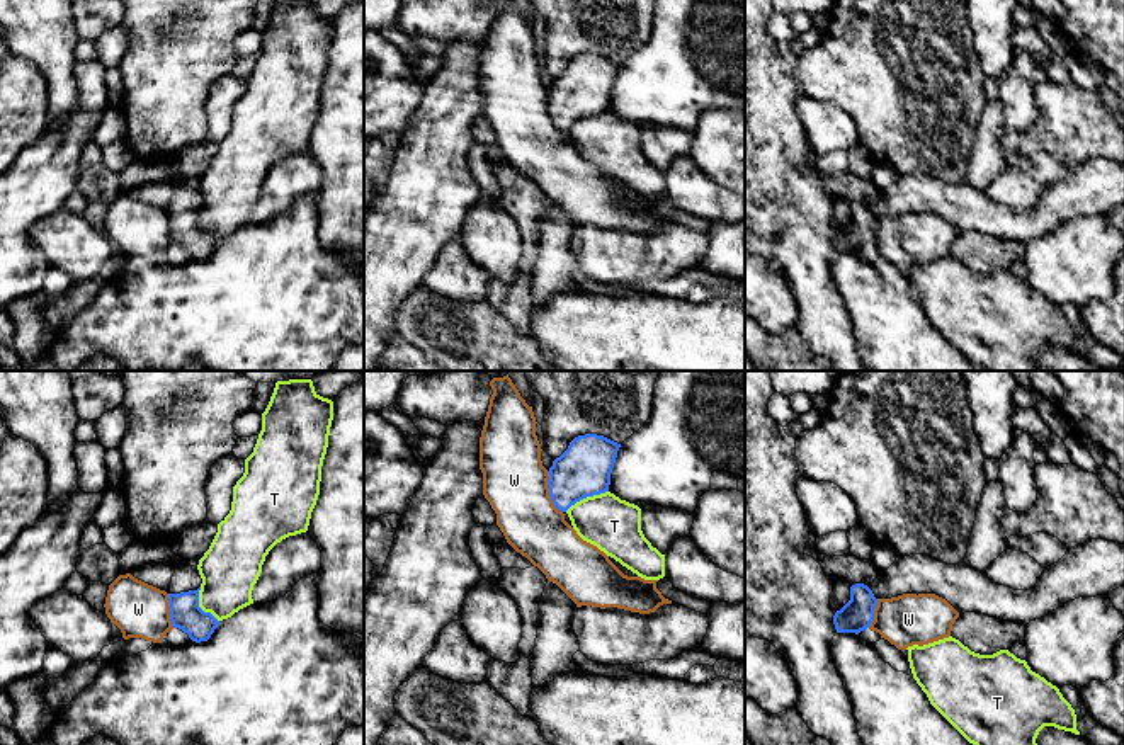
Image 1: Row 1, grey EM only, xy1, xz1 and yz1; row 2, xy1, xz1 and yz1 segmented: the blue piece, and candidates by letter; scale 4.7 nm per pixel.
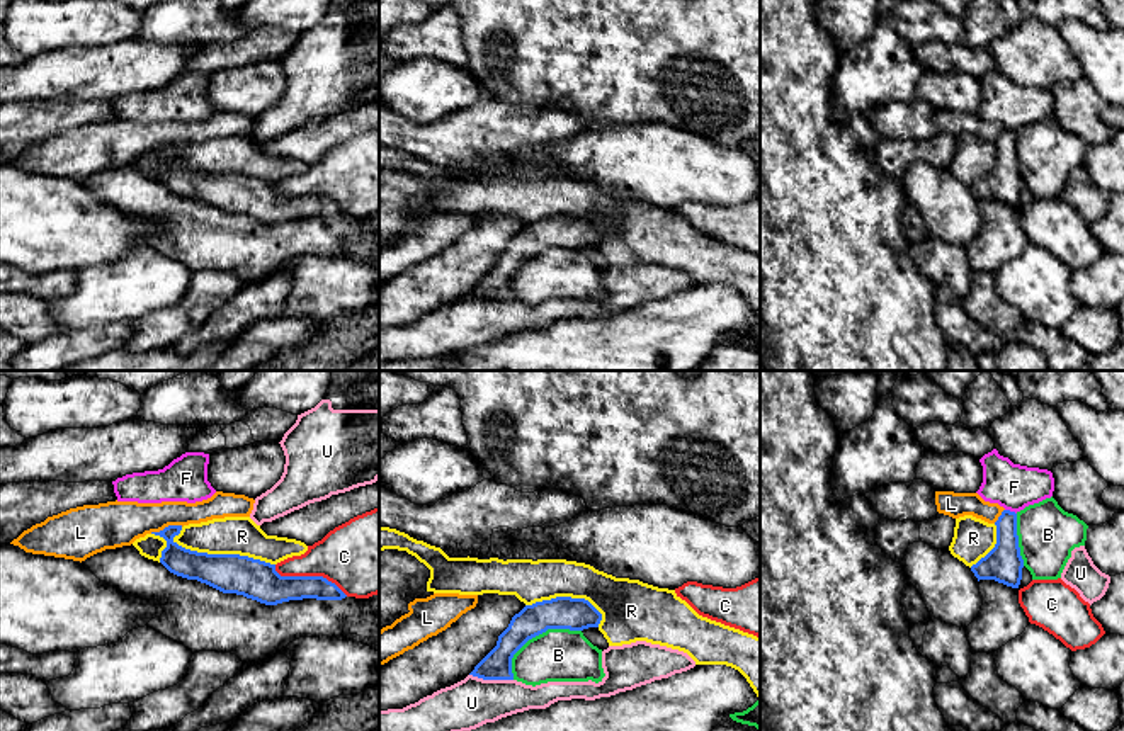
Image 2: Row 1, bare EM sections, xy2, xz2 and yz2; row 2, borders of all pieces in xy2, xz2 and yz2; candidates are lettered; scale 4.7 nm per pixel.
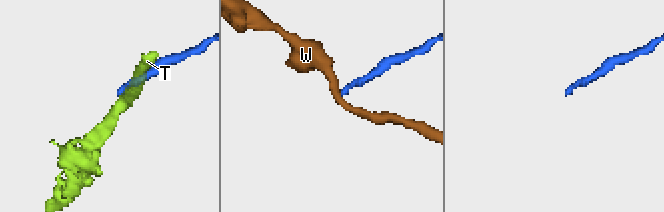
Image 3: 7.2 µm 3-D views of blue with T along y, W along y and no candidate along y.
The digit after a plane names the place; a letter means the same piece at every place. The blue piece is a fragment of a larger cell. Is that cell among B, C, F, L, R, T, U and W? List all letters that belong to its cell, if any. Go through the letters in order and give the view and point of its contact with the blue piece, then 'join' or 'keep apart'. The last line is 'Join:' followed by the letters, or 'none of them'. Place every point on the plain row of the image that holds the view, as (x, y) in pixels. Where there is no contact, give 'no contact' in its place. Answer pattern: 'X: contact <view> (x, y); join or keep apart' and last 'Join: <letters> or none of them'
B: contact xz2 (534, 255); keep apart
C: contact xy2 (310, 196); keep apart
F: contact yz2 (1009, 130); keep apart
L: contact xy2 (165, 147); keep apart
R: contact xy2 (223, 174); keep apart
T: contact xz1 (585, 116); keep apart
U: contact xz2 (492, 298); keep apart
W: contact xz1 (550, 111); keep apart
Join: none of them

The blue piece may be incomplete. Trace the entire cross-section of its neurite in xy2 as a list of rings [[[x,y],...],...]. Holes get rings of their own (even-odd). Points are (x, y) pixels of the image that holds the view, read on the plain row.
[[[168,144],[160,151],[151,151],[167,160],[162,170],[160,182],[173,194],[197,199],[223,212],[236,212],[257,219],[265,224],[277,224],[289,219],[316,218],[316,219],[342,219],[347,214],[323,196],[281,196],[275,184],[253,178],[240,173],[207,173],[179,165],[173,156],[179,155],[182,144]]]

